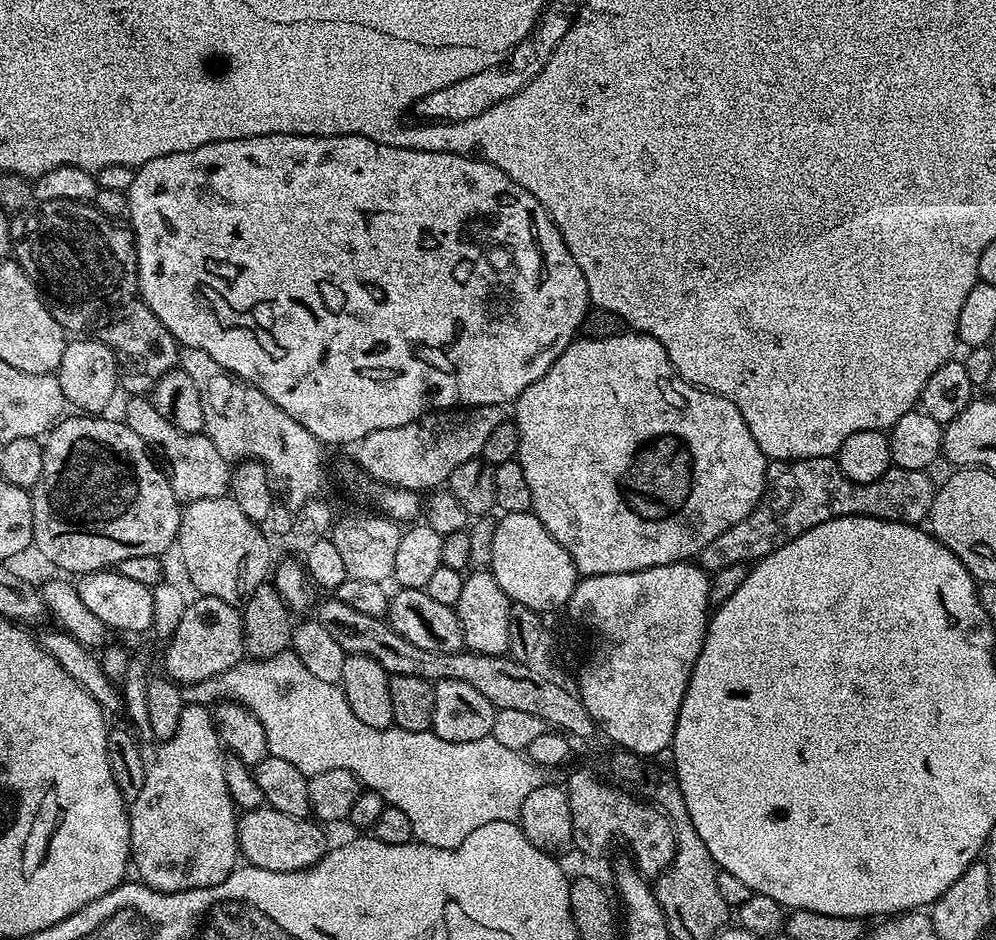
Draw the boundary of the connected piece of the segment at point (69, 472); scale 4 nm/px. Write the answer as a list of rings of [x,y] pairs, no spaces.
[[[104,414],[72,415],[57,420],[43,441],[42,478],[30,490],[34,518],[32,543],[64,574],[103,572],[126,558],[163,557],[164,551],[176,544],[182,505],[174,490],[170,490],[161,465],[123,419],[107,420]]]

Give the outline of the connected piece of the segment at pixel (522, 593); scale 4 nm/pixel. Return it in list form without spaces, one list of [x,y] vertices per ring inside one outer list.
[[[505,512],[496,520],[490,571],[513,604],[530,606],[530,610],[541,614],[563,609],[578,579],[570,554],[558,546],[550,530],[532,512]]]

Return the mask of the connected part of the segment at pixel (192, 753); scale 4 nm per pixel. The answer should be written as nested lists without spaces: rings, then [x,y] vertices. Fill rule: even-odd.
[[[185,703],[178,718],[178,730],[174,730],[174,738],[163,741],[159,747],[156,757],[147,765],[148,773],[142,782],[142,791],[138,793],[138,798],[128,804],[131,863],[135,871],[136,868],[140,871],[139,879],[159,892],[181,892],[220,884],[238,864],[238,808],[226,786],[226,752],[216,728],[215,715],[207,705]]]

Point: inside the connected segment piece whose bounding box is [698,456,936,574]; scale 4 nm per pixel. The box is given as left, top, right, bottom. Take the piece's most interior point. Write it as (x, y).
(800, 494)

